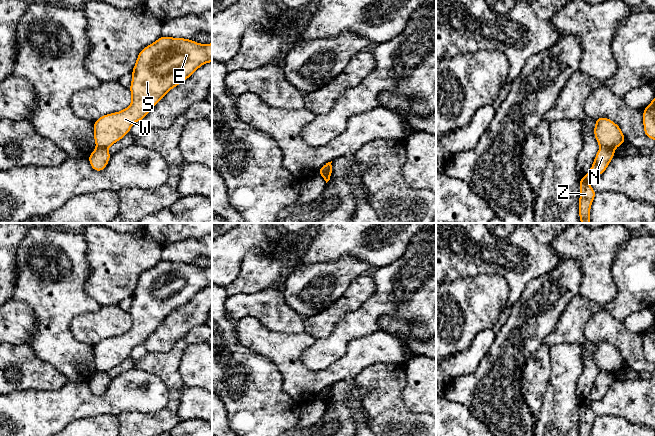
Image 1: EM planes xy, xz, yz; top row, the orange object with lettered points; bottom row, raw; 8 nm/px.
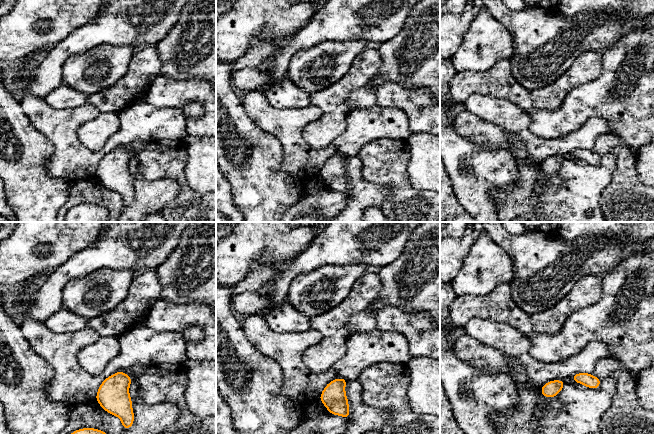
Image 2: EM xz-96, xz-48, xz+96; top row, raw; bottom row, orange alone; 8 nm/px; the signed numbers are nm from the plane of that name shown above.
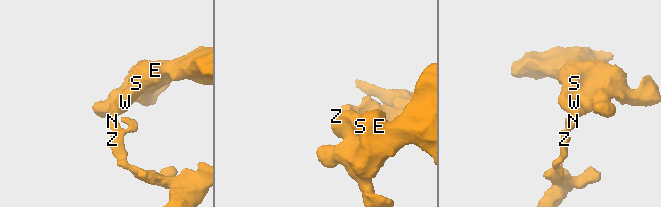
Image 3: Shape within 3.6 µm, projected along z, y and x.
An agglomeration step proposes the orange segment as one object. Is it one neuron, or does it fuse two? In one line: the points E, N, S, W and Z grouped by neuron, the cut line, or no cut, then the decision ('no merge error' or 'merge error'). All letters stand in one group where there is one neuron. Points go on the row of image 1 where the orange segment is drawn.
E S W / N Z | yz (601, 146), (613, 150) | merge error

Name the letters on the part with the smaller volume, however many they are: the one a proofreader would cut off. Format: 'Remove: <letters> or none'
Remove: N, Z

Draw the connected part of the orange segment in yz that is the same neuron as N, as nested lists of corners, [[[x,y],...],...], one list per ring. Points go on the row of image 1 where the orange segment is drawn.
[[[601,147],[595,156],[591,169],[580,179],[579,217],[581,223],[590,223],[589,212],[593,199],[597,193],[590,187],[588,183],[589,179],[594,176],[600,176],[607,169],[607,166],[611,162],[614,155],[615,152],[613,149]]]

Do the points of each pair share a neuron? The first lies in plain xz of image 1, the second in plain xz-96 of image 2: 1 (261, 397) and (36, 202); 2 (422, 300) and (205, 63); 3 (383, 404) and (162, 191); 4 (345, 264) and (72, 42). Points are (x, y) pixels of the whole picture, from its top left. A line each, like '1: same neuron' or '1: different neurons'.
1: same neuron
2: same neuron
3: different neurons
4: different neurons

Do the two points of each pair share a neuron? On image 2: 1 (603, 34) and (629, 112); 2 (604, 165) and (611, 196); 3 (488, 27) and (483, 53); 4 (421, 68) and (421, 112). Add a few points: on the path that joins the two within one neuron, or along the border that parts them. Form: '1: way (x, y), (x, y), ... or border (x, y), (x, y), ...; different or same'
1: border (627, 34), (624, 34), (603, 51); different
2: border (616, 161), (612, 178), (601, 192), (599, 205); different
3: way (486, 33), (486, 42), (483, 47); same
4: border (398, 83), (406, 87), (426, 87), (429, 91); different

